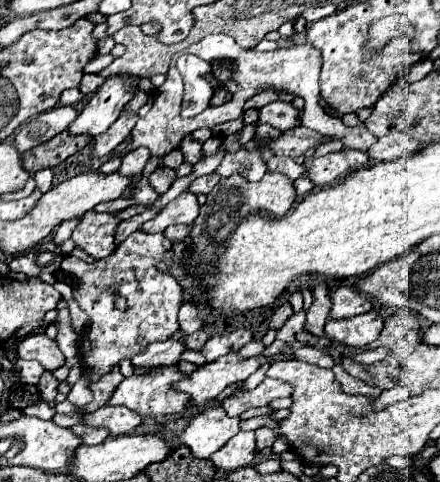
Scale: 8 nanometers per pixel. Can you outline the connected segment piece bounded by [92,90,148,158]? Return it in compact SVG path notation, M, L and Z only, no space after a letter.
M134 90L134 98L126 104L126 108L122 110L120 118L100 136L96 136L96 144L92 150L92 158L100 158L110 154L134 128L134 124L138 122L138 110L148 102L148 94L142 90Z

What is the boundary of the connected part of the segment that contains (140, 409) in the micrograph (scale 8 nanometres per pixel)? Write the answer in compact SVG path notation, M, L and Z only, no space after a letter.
M166 366L166 368L152 368L144 374L132 374L130 378L124 378L120 386L114 390L112 398L106 402L106 406L126 406L134 412L138 412L144 418L164 418L164 416L176 416L186 410L188 396L182 392L176 392L172 382L182 380L184 374L178 372L176 366Z

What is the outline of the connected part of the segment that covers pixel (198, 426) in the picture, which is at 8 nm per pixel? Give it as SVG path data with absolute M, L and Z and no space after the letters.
M222 404L210 406L196 414L190 426L178 436L180 444L186 444L196 458L208 458L218 448L222 448L234 434L240 432L238 428L240 418L226 416Z

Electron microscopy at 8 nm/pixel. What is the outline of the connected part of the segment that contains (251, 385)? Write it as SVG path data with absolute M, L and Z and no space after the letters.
M265 364L264 366L261 366L254 374L250 375L250 377L245 380L245 390L253 390L256 388L264 380L269 367L270 364Z

